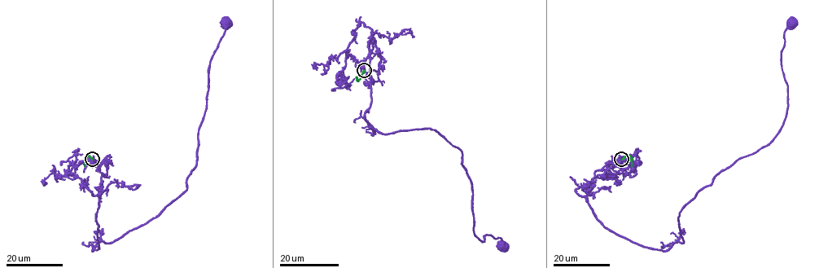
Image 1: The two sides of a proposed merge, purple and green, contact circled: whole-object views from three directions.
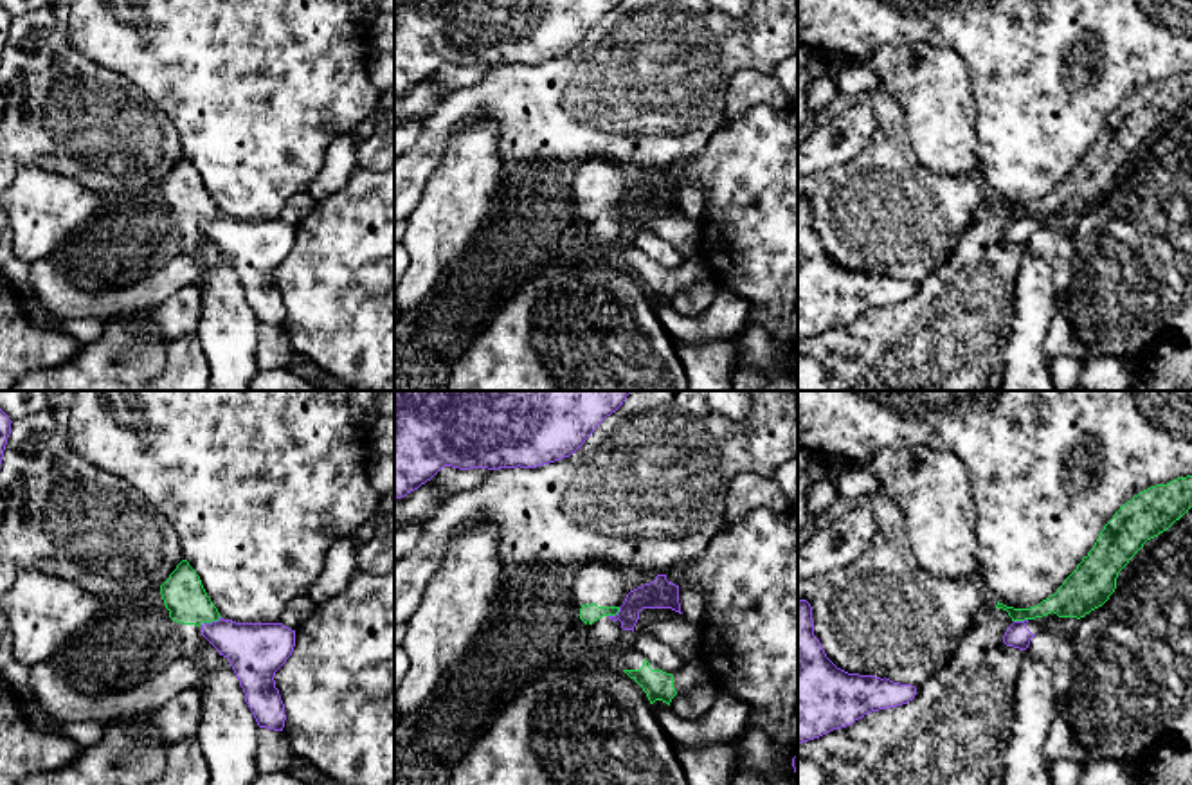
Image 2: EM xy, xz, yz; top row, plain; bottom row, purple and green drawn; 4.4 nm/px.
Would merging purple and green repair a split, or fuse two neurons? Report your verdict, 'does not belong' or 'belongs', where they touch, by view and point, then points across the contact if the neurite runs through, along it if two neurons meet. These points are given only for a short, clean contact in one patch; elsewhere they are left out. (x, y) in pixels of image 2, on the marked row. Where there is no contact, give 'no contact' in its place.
does not belong | xy (213, 622) | along xy (220, 616), (204, 623)

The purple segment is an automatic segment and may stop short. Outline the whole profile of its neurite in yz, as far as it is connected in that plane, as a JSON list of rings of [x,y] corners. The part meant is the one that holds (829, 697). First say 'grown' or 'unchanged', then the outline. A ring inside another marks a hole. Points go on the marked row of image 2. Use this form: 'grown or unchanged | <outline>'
unchanged | [[[798,600],[798,744],[852,726],[871,711],[908,704],[915,695],[917,688],[911,684],[893,682],[886,677],[848,673],[837,668],[814,636],[810,603]]]

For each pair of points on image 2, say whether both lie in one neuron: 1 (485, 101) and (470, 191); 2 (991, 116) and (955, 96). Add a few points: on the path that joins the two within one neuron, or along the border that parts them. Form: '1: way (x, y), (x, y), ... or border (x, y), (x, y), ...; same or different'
1: border (449, 141), (469, 119), (488, 116), (499, 155); different
2: border (966, 63), (976, 146); different

